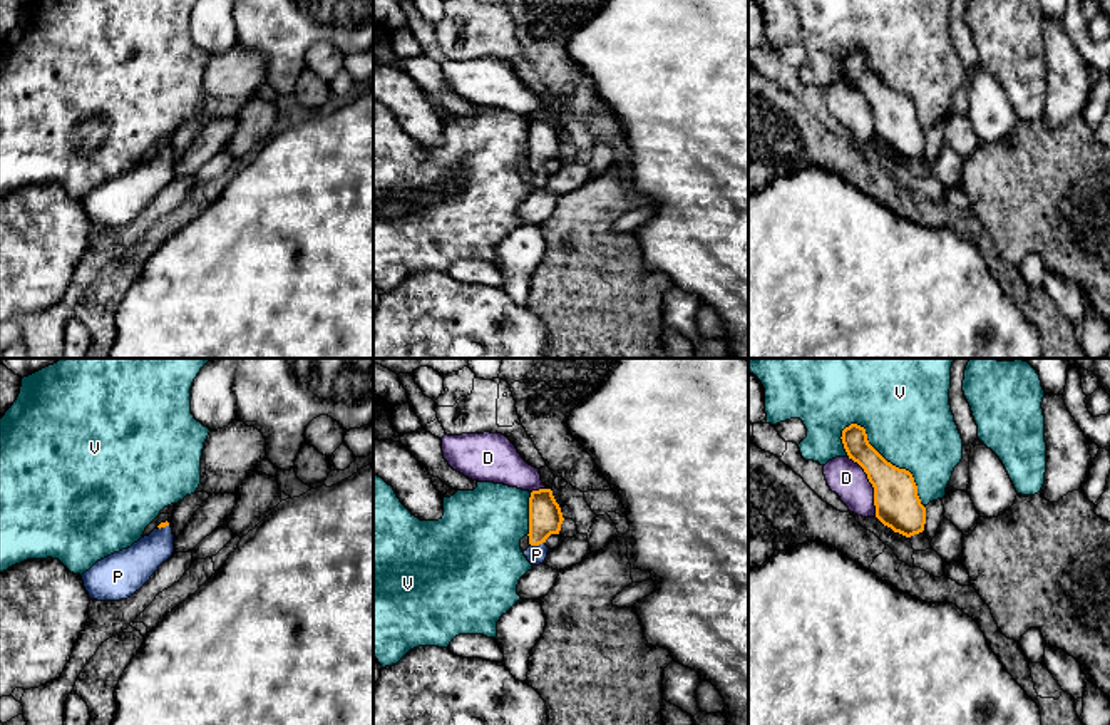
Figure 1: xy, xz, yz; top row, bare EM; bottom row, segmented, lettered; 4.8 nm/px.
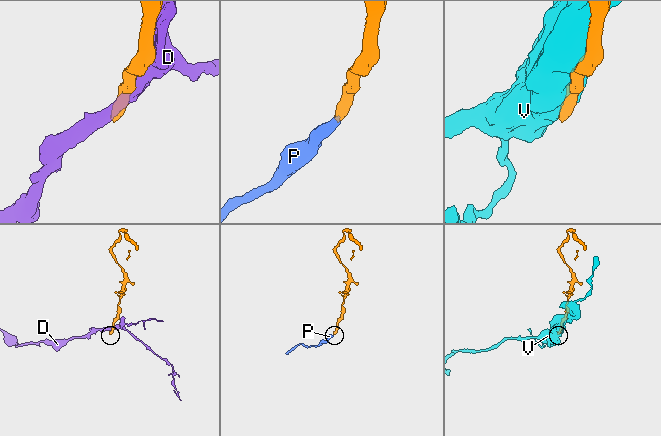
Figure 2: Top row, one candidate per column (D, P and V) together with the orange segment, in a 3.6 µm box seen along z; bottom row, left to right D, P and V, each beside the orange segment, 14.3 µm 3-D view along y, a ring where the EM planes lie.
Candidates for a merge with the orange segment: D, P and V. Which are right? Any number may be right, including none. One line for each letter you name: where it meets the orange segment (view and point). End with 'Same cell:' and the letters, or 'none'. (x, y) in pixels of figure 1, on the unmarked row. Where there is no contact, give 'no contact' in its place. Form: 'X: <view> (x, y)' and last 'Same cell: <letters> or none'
P: xz (538, 169)
Same cell: P

